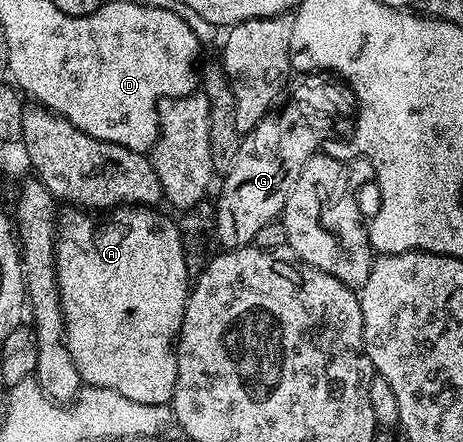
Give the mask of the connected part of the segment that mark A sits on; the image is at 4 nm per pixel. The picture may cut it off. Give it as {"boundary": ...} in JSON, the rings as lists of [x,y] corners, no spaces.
{"boundary":[[[124,205],[114,208],[98,223],[94,214],[83,209],[67,209],[57,219],[57,234],[55,236],[55,269],[57,285],[61,293],[61,309],[63,310],[63,334],[67,340],[67,348],[73,357],[73,365],[77,365],[79,378],[86,386],[113,389],[113,393],[121,393],[121,397],[129,397],[129,401],[141,401],[145,405],[170,404],[175,392],[177,381],[177,361],[175,360],[175,345],[179,338],[179,330],[183,324],[183,314],[187,304],[189,278],[186,273],[185,257],[182,255],[181,237],[174,218],[166,219],[161,212],[155,211],[151,205]]]}

